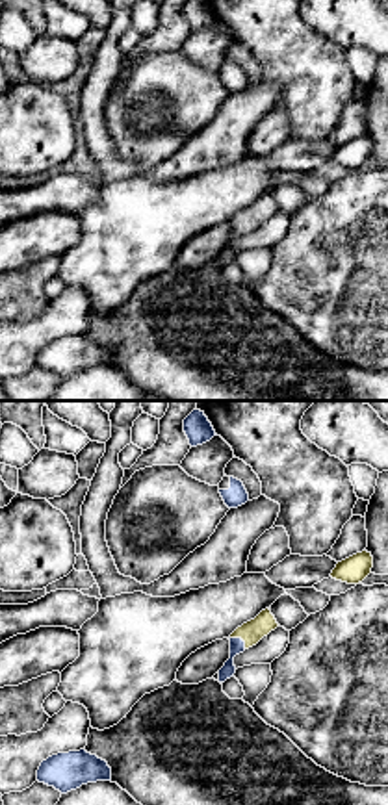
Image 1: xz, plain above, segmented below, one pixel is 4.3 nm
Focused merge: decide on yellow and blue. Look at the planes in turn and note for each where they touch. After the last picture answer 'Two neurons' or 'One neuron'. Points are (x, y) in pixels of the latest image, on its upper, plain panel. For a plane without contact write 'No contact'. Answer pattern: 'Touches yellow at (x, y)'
Touches yellow at (240, 221)

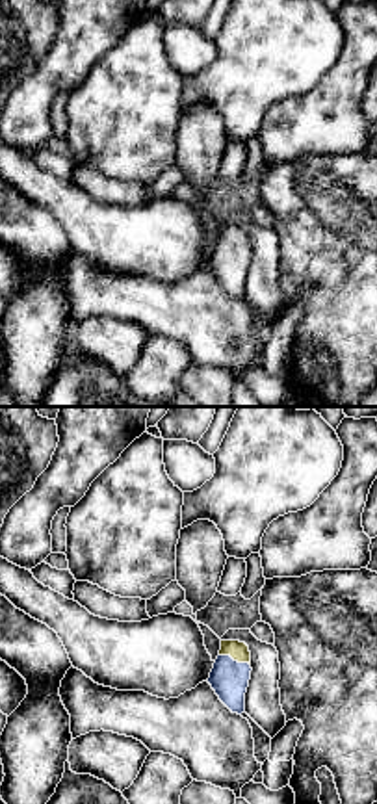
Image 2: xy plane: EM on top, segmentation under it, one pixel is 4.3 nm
Touches yellow at (234, 244)

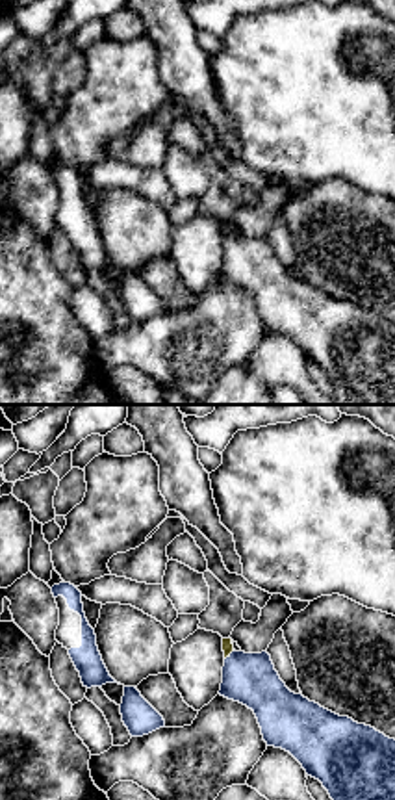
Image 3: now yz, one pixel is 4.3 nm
Touches yellow at (229, 240)

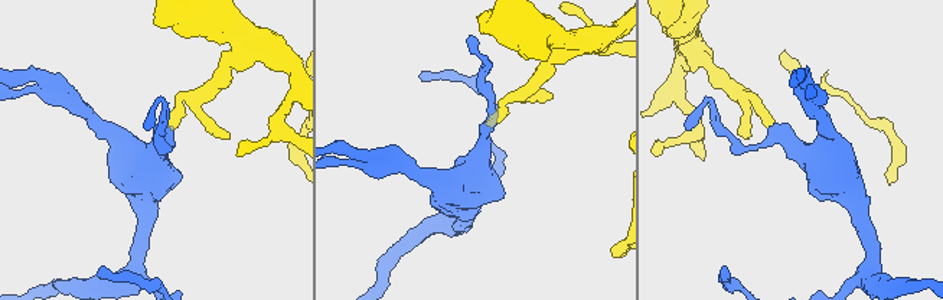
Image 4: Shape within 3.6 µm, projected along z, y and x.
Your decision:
One neuron

